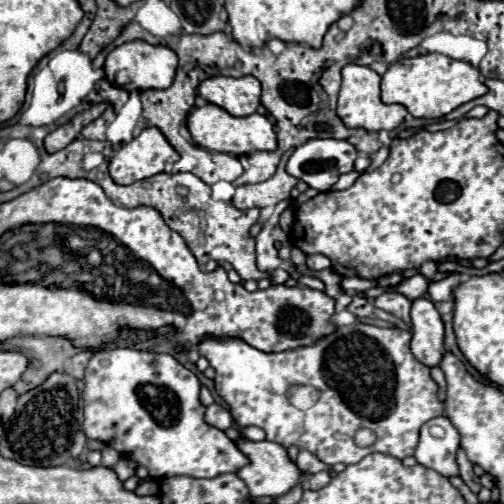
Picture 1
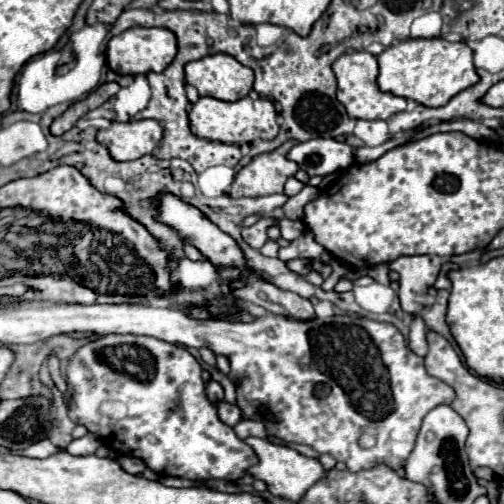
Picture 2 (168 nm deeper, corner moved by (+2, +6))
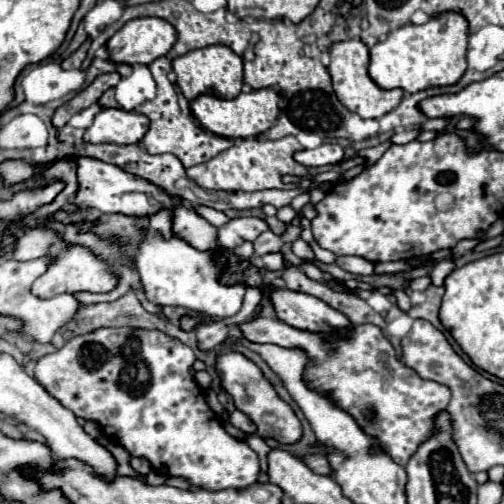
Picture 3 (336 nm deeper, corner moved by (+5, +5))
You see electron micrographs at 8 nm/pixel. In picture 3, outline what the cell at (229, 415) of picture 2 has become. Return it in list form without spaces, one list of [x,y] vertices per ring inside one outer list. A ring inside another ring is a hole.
[[[237,409],[229,413],[229,423],[231,423],[233,427],[237,427],[237,429],[249,433],[249,435],[255,433],[255,423],[253,423],[245,413],[241,413],[241,411],[237,411]]]

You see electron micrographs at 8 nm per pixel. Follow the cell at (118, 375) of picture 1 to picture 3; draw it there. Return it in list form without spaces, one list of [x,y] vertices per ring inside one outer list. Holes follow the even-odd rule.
[[[121,327],[121,329],[97,329],[93,333],[87,333],[87,335],[79,335],[71,341],[67,341],[59,351],[51,353],[51,355],[45,355],[37,361],[37,367],[35,367],[35,379],[69,411],[75,413],[75,417],[81,417],[85,421],[93,421],[101,427],[101,431],[105,433],[107,439],[119,443],[121,447],[125,447],[133,457],[143,457],[151,463],[151,467],[163,475],[163,477],[171,477],[171,475],[177,475],[177,477],[185,477],[191,485],[195,487],[203,487],[203,489],[209,489],[209,491],[217,491],[217,489],[241,489],[241,487],[247,487],[251,483],[257,481],[257,475],[259,475],[259,457],[257,453],[245,443],[245,441],[239,441],[235,437],[231,437],[223,423],[211,413],[207,401],[205,401],[205,395],[201,393],[199,385],[195,383],[193,379],[193,363],[195,363],[195,353],[183,345],[181,341],[161,333],[161,331],[147,331],[147,329],[131,329],[131,327]]]

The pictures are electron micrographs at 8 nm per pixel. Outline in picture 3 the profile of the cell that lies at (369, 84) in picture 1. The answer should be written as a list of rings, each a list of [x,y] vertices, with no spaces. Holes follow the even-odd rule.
[[[347,39],[341,43],[335,43],[331,47],[331,63],[329,63],[329,73],[333,77],[333,89],[339,97],[339,101],[353,113],[357,113],[363,119],[379,119],[385,113],[389,113],[391,109],[395,109],[401,103],[403,91],[401,89],[393,89],[393,91],[385,91],[379,89],[367,73],[369,67],[369,49],[365,43],[361,43],[359,39]]]

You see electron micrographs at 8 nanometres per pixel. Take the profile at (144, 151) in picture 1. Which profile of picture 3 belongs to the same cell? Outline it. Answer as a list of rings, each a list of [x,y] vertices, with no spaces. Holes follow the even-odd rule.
[[[101,109],[93,125],[85,131],[83,139],[89,143],[135,145],[141,143],[147,131],[149,131],[149,119],[145,115],[121,109]]]

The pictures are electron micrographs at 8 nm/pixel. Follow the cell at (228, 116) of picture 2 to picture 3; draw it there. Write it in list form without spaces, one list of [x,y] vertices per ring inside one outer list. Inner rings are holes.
[[[259,89],[259,91],[251,91],[251,93],[241,93],[239,97],[227,101],[227,99],[219,99],[215,95],[199,95],[195,101],[191,101],[191,111],[195,115],[195,119],[211,133],[221,135],[221,137],[229,137],[229,139],[245,139],[245,137],[255,137],[265,133],[273,121],[277,119],[279,107],[277,107],[279,95],[273,89]]]

